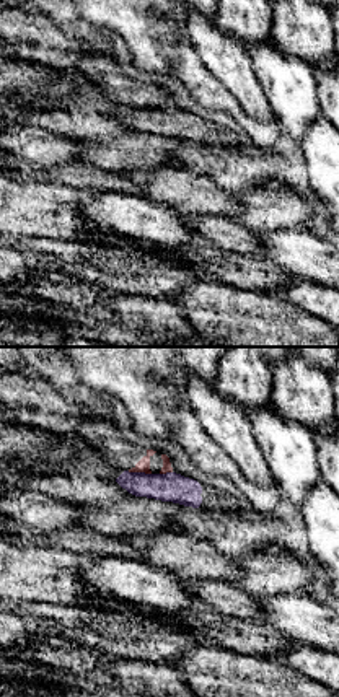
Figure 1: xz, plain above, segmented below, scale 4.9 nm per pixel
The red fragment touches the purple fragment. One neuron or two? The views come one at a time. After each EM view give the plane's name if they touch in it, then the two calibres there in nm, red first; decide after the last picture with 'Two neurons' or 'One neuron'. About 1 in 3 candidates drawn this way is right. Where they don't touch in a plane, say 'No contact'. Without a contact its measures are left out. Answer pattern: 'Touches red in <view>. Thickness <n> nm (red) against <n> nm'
Touches red in xz. Thickness 60 nm (red) against 140 nm

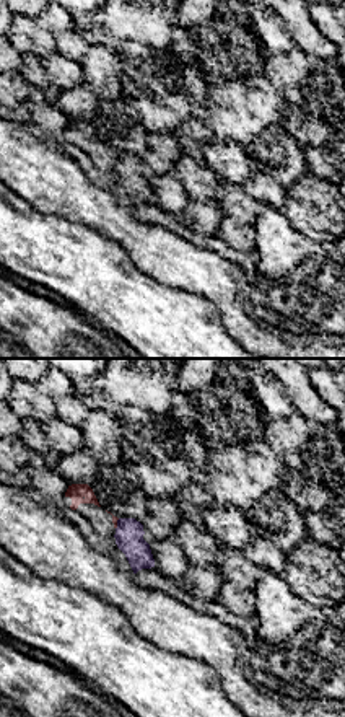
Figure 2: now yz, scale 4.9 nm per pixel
Touches red in yz. Thickness 30 nm (red) against 140 nm

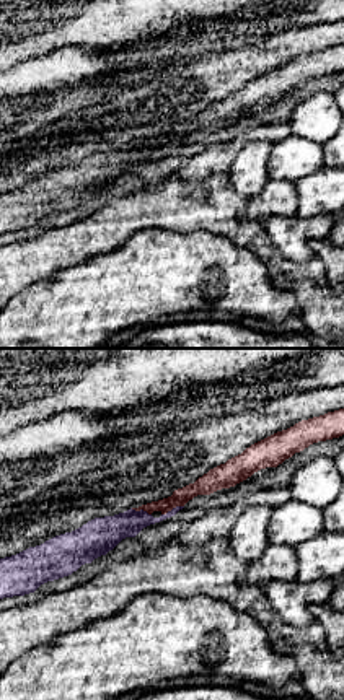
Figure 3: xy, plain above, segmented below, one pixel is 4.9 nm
Touches red in xy. Thickness 100 nm (red) against 130 nm

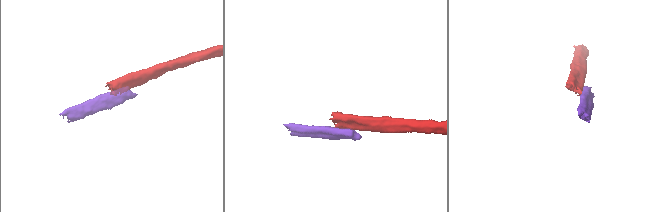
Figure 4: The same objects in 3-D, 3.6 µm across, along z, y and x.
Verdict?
Two neurons

